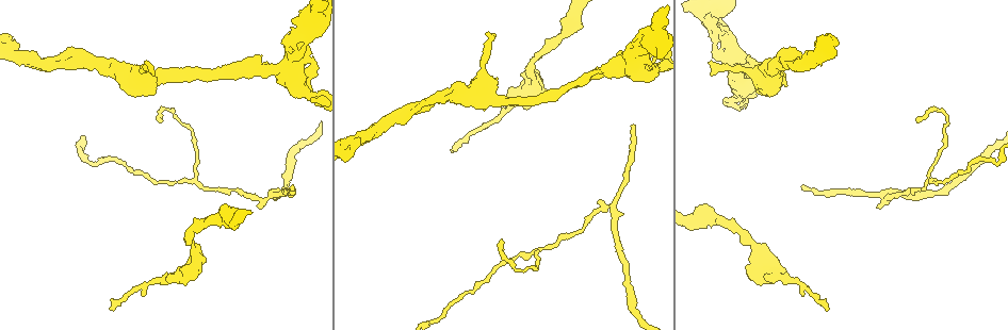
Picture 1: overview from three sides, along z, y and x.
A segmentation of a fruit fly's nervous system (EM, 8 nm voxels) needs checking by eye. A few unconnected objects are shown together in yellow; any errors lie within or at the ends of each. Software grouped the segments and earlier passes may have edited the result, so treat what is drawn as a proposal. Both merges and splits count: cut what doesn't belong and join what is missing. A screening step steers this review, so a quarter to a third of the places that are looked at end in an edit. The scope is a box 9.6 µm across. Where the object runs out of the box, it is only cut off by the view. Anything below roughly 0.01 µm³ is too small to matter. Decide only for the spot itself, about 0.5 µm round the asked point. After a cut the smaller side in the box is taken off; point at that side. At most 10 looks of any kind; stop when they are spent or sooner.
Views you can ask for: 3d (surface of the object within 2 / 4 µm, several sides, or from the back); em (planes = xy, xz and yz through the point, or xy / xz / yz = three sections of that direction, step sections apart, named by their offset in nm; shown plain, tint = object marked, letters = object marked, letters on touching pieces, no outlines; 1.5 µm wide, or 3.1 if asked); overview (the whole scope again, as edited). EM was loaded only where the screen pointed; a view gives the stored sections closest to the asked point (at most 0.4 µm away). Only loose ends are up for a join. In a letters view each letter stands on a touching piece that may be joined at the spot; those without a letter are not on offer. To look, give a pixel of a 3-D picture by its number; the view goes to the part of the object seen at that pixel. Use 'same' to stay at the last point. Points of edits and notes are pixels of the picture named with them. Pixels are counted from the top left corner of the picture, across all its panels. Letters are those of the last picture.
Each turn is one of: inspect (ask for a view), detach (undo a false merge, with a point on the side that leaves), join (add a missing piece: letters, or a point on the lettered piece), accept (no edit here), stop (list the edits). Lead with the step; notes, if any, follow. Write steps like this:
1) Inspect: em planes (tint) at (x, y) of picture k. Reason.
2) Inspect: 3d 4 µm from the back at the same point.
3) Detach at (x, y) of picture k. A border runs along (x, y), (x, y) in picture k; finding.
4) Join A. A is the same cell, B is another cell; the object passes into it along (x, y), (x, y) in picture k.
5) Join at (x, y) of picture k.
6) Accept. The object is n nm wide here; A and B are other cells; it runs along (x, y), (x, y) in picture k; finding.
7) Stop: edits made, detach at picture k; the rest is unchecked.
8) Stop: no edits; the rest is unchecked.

Inspect: 3d 2 µm at (114, 310) of picture 1. Thin end.

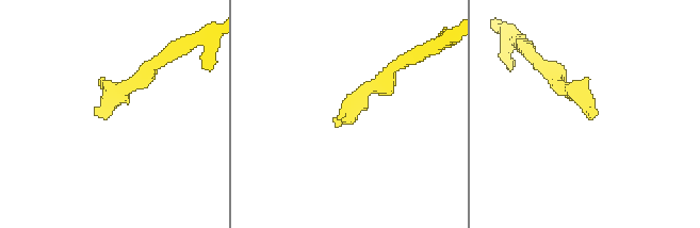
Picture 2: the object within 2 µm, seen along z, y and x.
Inspect: em xz step 8 (tint) at (340, 123) of picture 2. Shape alone is not enough.

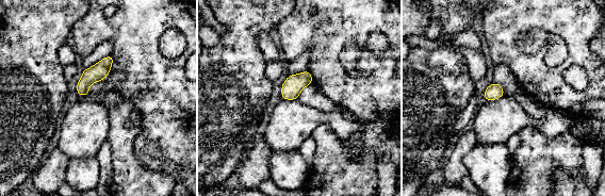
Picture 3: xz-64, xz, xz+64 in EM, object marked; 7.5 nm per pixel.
Inspect: em planes (letters) at the same point.

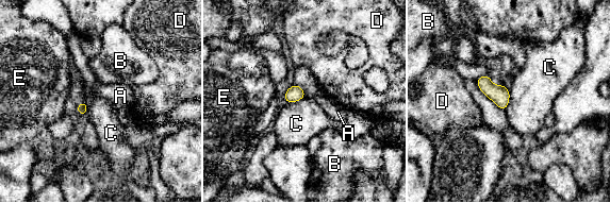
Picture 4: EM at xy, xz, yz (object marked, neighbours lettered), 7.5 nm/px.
Accept. The object is 80 nm wide here; A, B, C, D and E are other cells; a border runs along (509, 89), (509, 103), (505, 111) in picture 4; no lettered piece goes on from it.

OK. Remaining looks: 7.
Inspect: em xy step 8 (tint) at (635, 125) of picture 1. Branch stops here.

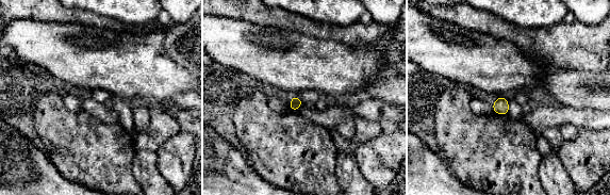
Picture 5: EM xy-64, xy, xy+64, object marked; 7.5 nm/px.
Inspect: em planes (letters) at the same point.

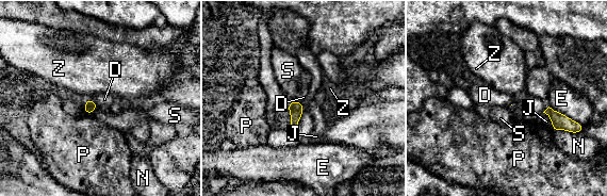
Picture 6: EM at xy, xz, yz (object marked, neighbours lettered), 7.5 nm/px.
Accept. The longest contact is with E, 280 nm; D, E, J, N, P, S and Z are other cells; a border runs along (297, 100), (304, 107) in picture 6; none of them fits.

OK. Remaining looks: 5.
Inspect: 3d 4 µm at (622, 69) of picture 1.

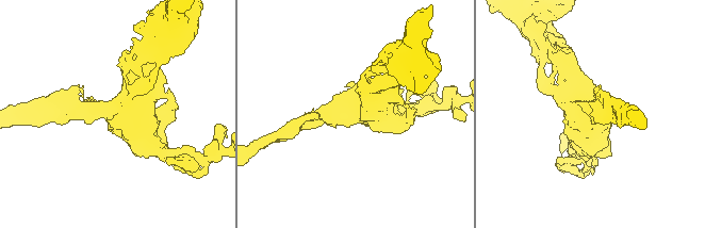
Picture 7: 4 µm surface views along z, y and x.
Inspect: em planes (letters) at (117, 115) of picture 7.

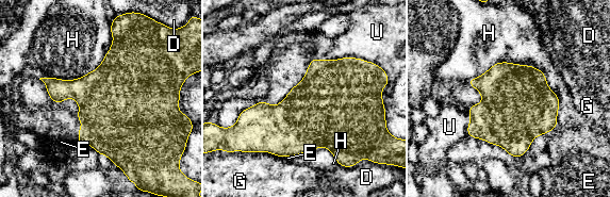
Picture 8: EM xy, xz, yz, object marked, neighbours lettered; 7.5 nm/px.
Accept. The object is 550 nm wide here; D, E, G, H and U are other cells; a border runs along (557, 124), (551, 130) in picture 8; continuous, no second neuron.

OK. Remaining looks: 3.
Inspect: em xy step 8 (tint) at (882, 198) of picture 1. Two arms in line, one across.

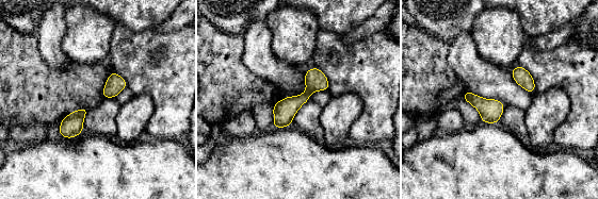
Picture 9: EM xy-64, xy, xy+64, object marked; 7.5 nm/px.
Inspect: em xy step 8 (letters) at the same point.

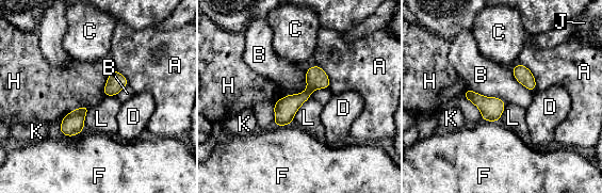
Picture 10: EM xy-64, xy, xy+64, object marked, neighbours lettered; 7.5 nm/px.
Accept. The object is 120 nm wide here; A, B, C, D, F, H, J, K and L are other cells; one neuron here.

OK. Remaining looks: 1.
Stop: no edits; the rest is unchecked.

